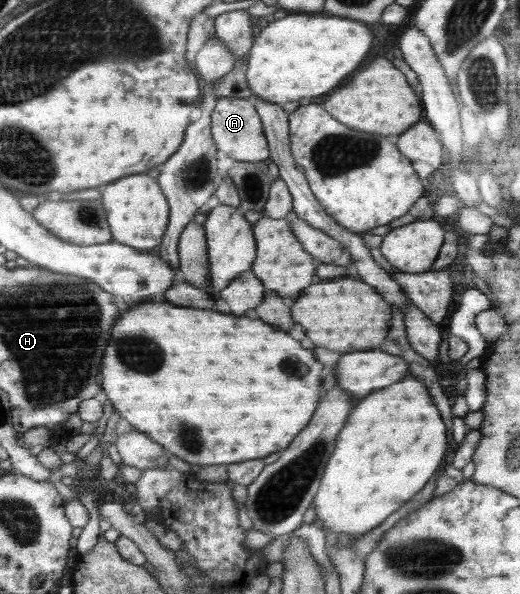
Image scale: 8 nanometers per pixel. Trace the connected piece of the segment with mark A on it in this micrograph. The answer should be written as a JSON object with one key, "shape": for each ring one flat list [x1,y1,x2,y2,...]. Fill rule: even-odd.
{"shape":[[221,97,211,115,211,134,217,151,221,151,236,162,264,161,268,159,268,142,262,131,263,120,255,104,242,98]]}

